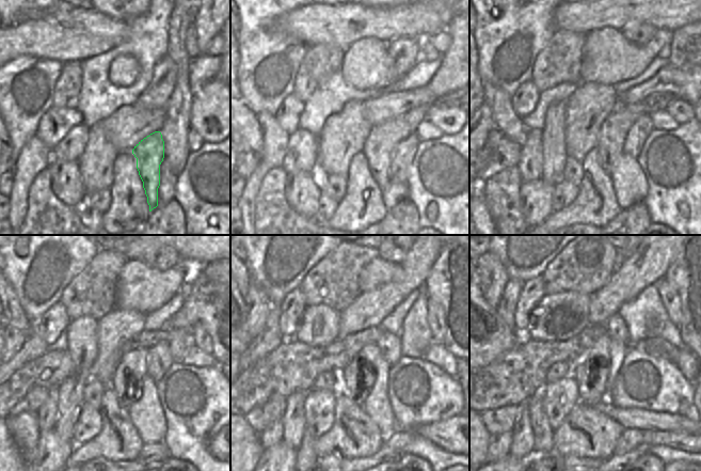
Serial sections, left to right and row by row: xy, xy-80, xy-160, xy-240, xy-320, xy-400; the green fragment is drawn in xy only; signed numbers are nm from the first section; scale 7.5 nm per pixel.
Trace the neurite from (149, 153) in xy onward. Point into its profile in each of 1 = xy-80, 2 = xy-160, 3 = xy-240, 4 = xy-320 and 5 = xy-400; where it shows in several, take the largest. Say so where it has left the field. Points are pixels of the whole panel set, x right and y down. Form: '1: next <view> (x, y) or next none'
1: next xy-80 (382, 139)
2: next xy-160 (612, 132)
3: next xy-240 (131, 367)
4: next xy-320 (363, 365)
5: next xy-400 (590, 373)

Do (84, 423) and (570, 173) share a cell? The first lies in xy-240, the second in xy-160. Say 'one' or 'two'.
two

